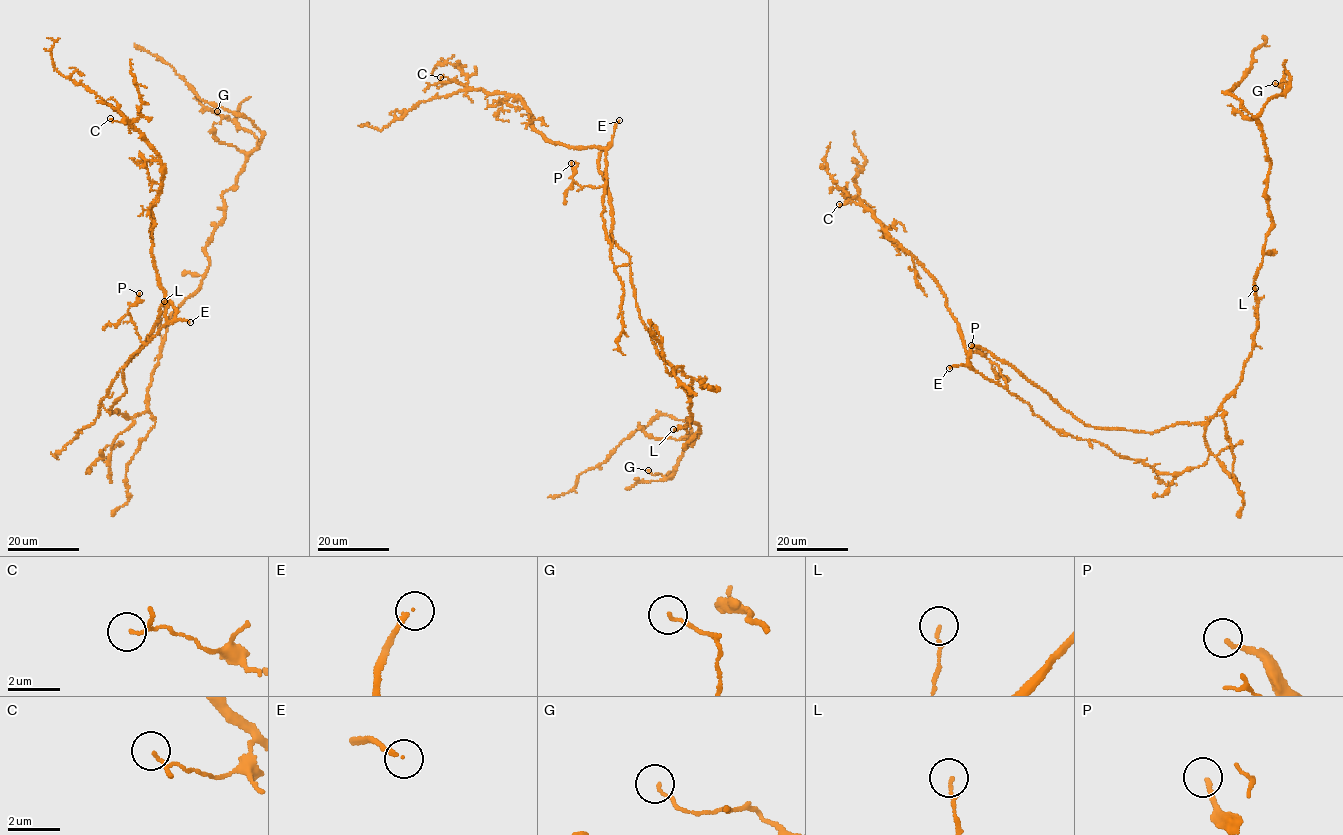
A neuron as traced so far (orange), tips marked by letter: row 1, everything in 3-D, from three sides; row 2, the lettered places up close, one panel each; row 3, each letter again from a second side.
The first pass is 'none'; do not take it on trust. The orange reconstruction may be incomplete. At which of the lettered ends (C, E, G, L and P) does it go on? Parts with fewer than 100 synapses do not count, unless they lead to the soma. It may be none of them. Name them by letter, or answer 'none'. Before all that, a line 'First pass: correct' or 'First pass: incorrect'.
First pass: incorrect
E

